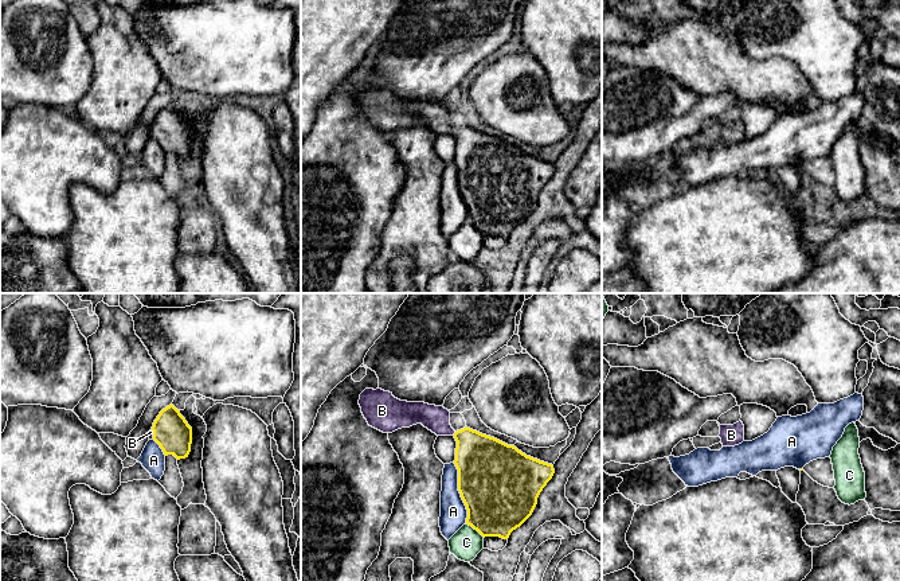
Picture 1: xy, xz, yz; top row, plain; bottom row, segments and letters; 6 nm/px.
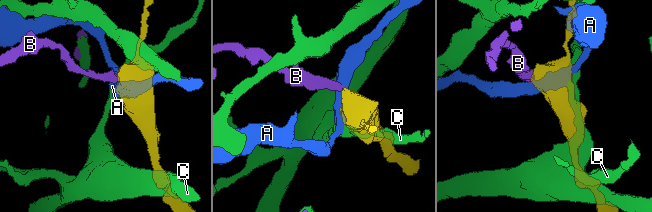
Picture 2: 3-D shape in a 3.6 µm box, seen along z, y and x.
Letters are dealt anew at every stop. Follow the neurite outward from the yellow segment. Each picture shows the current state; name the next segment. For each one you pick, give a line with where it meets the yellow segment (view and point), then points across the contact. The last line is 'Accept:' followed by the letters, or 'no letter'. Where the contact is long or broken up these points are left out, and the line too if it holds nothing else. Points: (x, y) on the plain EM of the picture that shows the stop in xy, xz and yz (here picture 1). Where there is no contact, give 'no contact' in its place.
B: xz (454, 132) | across xz (484, 162), (454, 132), (437, 117)
Accept: B

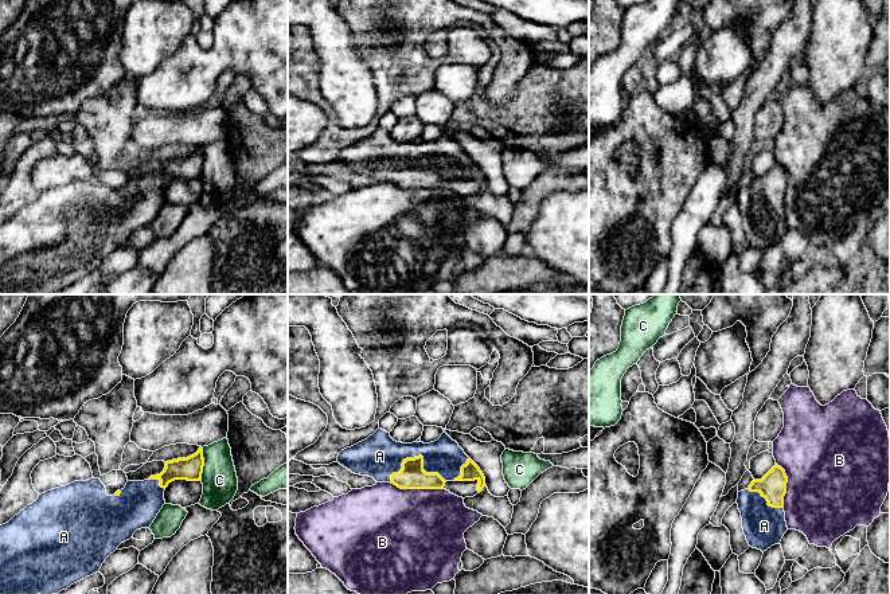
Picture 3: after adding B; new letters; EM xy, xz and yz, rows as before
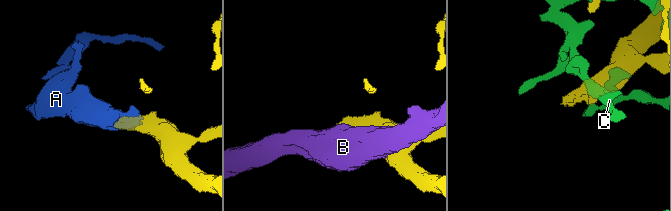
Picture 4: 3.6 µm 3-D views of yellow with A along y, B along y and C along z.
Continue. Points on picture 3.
A: xz (418, 155)
Accept: A

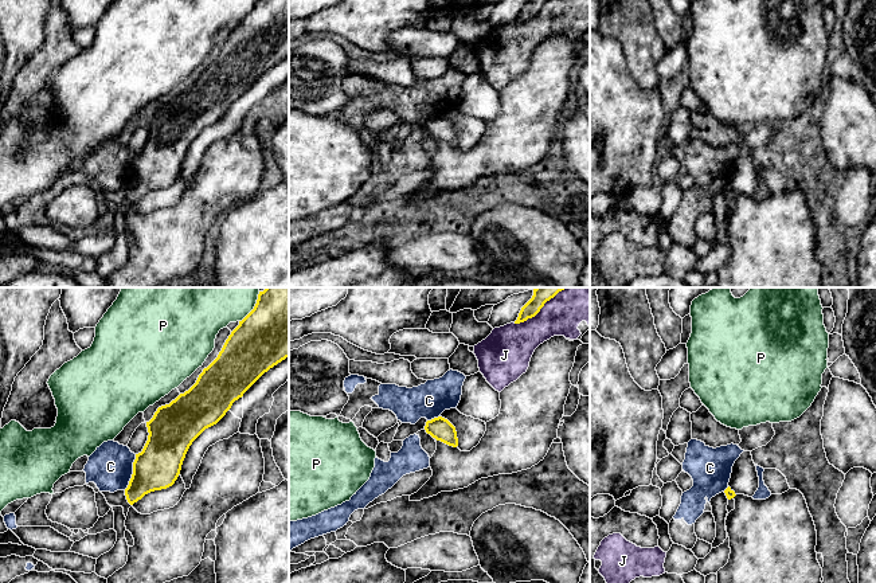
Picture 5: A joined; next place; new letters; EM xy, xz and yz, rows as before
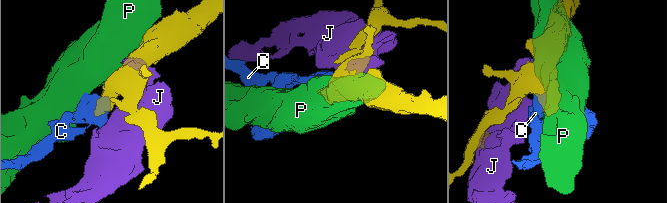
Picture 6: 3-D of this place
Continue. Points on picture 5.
Accept: no letter

